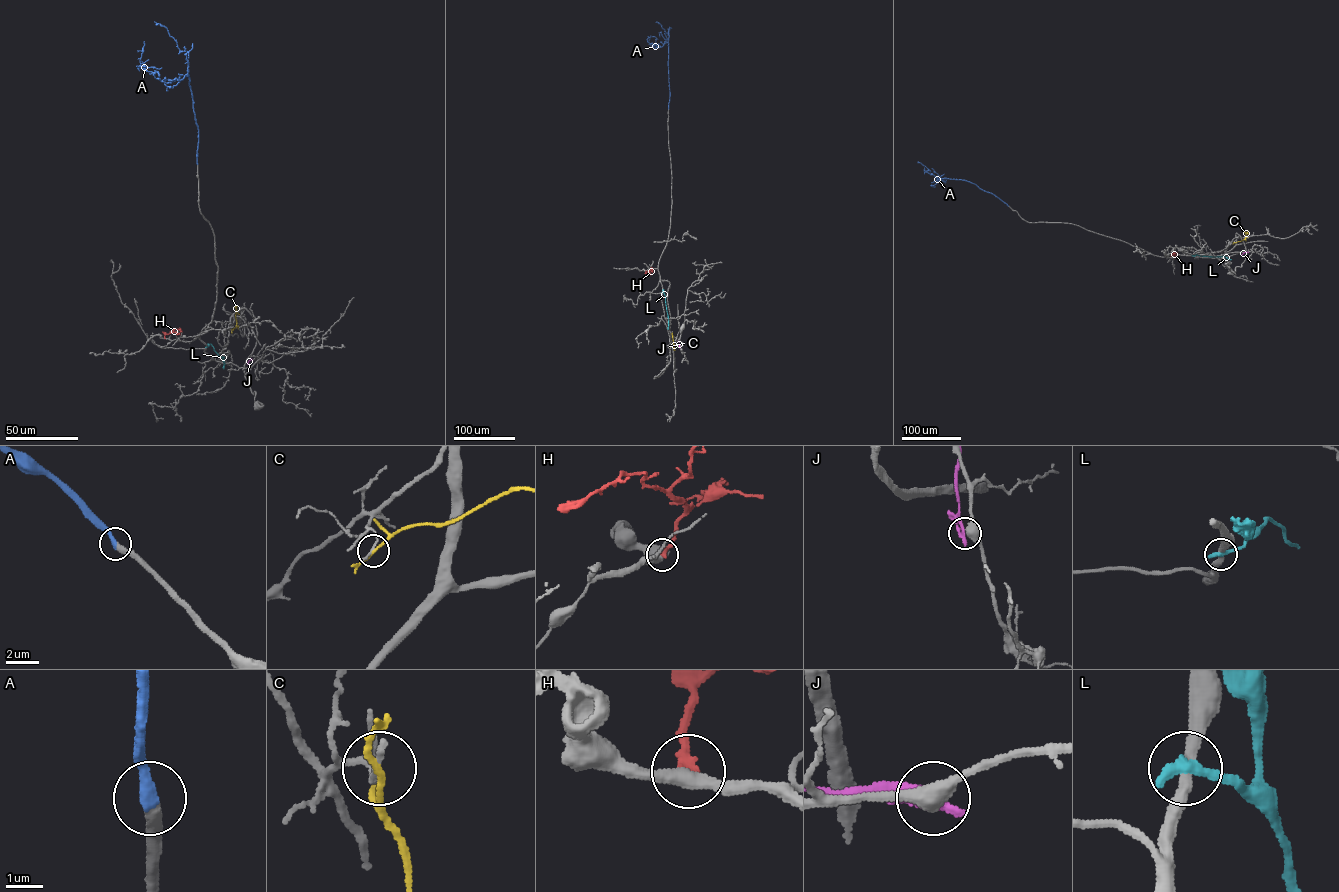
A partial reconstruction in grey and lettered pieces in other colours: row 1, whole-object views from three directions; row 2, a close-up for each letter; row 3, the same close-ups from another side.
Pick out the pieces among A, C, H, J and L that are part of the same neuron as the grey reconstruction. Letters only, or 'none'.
A

